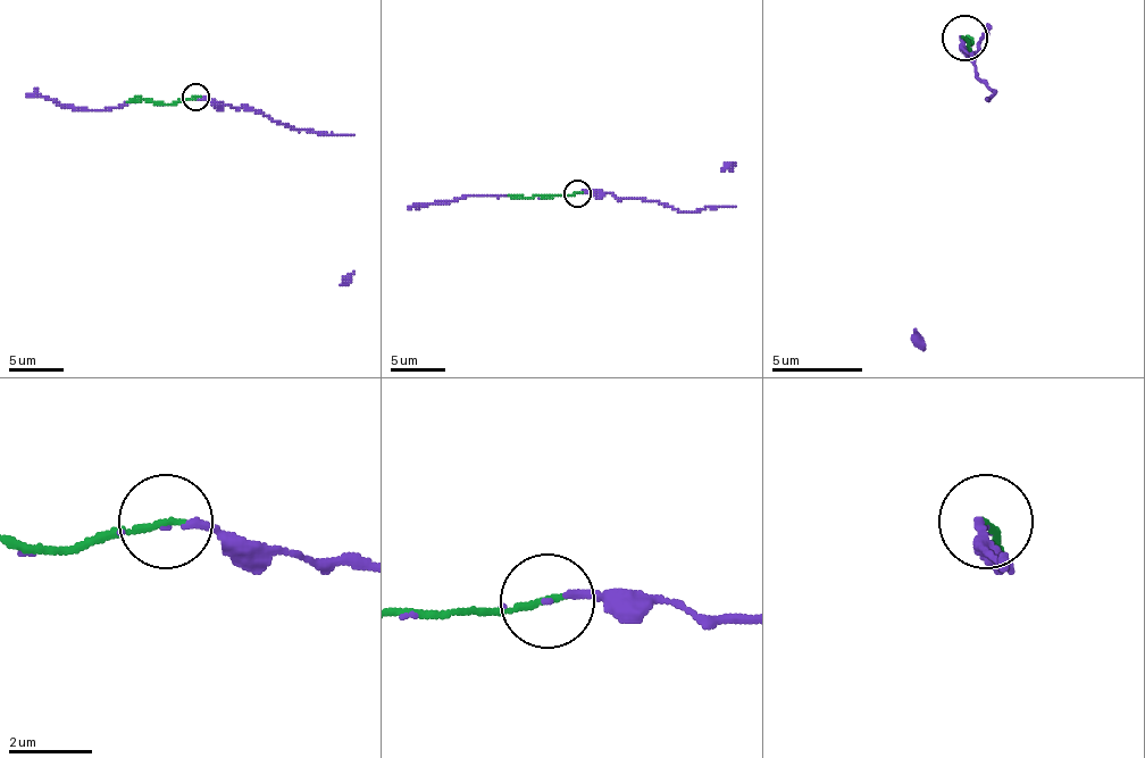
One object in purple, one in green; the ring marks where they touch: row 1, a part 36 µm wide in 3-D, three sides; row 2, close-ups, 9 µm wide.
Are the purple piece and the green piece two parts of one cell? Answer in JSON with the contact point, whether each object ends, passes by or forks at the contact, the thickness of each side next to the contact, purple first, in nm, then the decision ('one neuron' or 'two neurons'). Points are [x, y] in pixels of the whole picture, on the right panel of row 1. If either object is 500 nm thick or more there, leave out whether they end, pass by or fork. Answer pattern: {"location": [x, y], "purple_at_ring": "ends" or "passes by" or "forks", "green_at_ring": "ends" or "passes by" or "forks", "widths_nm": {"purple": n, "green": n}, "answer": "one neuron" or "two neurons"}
{"location": [964, 38], "purple_at_ring": "ends", "green_at_ring": "ends", "widths_nm": {"purple": 140, "green": 170}, "answer": "one neuron"}

